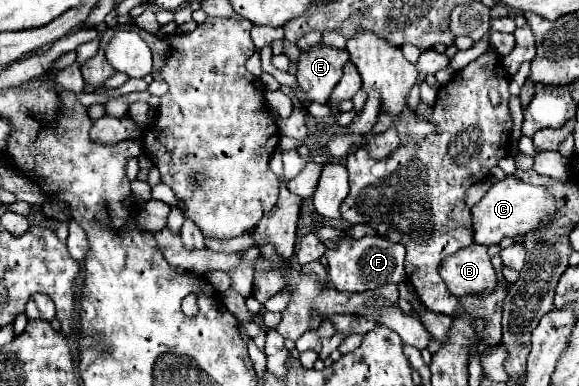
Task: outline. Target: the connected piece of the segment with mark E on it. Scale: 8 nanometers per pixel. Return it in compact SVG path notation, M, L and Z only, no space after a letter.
M323 43L301 51L295 75L301 89L311 97L311 101L325 103L331 97L333 87L343 77L343 65L347 59L347 49L329 47Z

